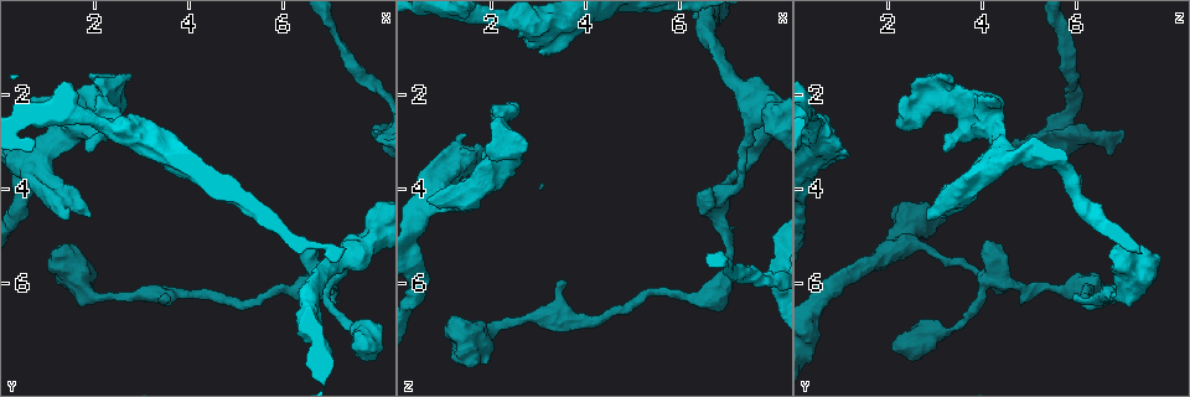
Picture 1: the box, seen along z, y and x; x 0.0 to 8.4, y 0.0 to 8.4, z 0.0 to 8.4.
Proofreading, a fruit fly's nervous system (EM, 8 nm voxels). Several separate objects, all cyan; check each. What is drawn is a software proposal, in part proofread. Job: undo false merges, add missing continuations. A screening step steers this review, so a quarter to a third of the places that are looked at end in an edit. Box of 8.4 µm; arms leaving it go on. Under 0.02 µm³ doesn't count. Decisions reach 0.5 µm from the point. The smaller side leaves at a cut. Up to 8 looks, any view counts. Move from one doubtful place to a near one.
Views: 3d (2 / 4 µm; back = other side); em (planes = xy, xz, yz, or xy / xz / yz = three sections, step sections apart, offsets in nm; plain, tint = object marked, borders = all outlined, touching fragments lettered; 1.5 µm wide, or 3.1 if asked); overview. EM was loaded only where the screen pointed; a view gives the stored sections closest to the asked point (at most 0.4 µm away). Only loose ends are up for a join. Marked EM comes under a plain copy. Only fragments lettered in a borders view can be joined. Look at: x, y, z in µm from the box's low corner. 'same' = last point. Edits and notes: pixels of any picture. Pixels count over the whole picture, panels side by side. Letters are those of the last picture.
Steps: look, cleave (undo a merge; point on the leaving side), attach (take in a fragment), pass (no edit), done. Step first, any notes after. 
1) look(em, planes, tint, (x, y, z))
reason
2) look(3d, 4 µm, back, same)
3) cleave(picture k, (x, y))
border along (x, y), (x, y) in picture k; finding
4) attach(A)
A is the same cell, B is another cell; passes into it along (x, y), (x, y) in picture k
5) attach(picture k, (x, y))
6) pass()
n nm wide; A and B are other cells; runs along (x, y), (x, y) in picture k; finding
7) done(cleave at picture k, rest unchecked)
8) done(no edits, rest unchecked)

look(3d, 4 µm, (3.15, 3.25, 1.15))

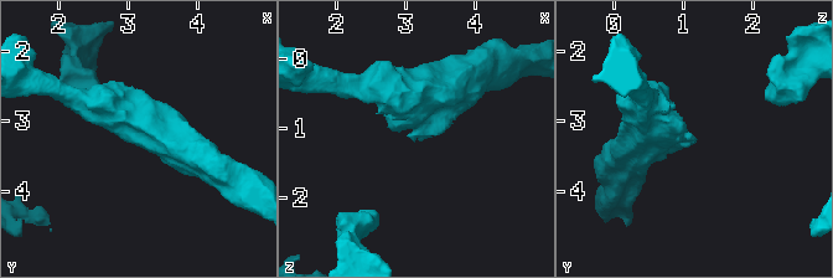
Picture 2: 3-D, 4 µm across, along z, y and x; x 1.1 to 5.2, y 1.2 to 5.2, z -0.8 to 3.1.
look(em, 3.1 µm, planes, borders, (3.10, 3.30, 1.15))
need the tissue

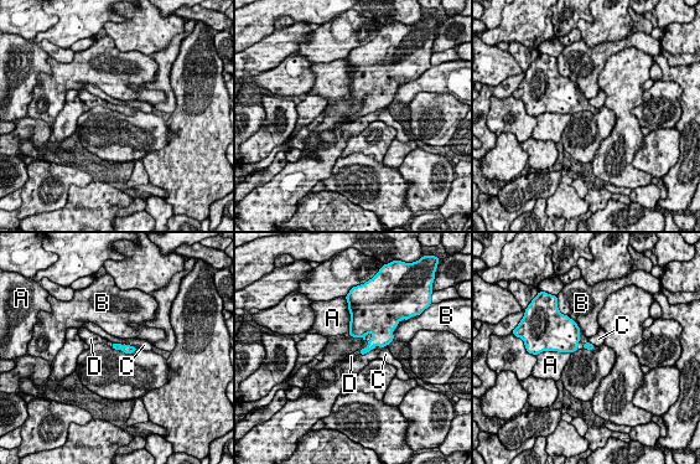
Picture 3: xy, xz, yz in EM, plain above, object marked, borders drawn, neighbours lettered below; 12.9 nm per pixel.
attach(D)
D is the same cell, A, B and C are other cells; the neuron continues

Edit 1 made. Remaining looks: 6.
look(overview)

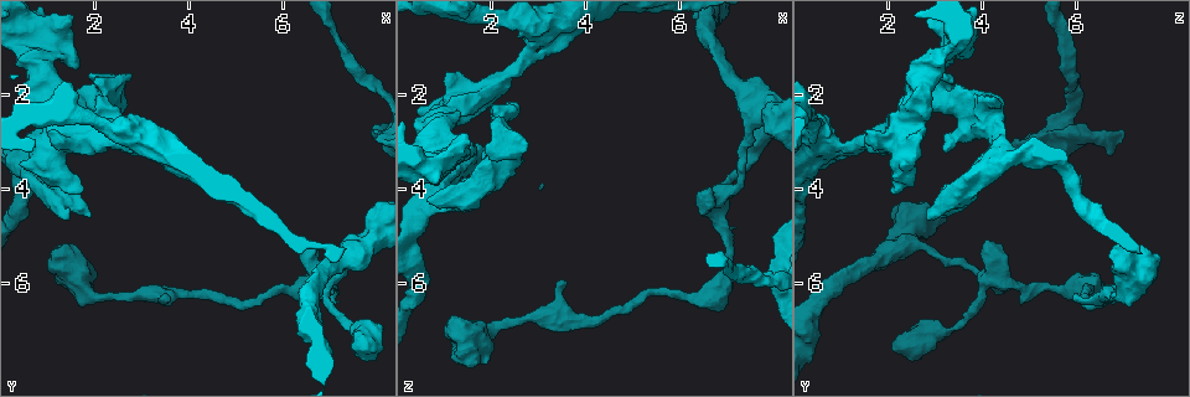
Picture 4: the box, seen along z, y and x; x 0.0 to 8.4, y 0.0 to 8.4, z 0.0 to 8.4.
look(em, xz, step 4, borders, (1.75, 4.00, 2.15))
thick end

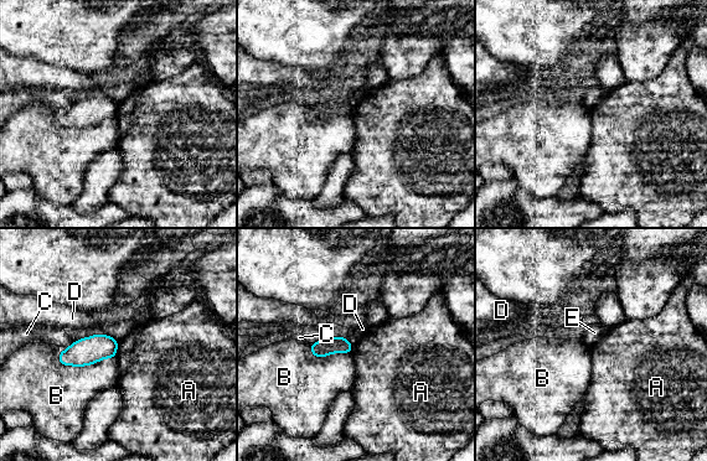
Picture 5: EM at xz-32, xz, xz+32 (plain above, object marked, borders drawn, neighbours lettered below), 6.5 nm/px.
pass()
A, B, C, D and E are other cells; border along (119, 341), (114, 357) in picture 5; no lettered fragment goes on from it

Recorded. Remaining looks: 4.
look(em, xz, step 8, borders, (1.25, 5.35, 6.70))
long arm stops here

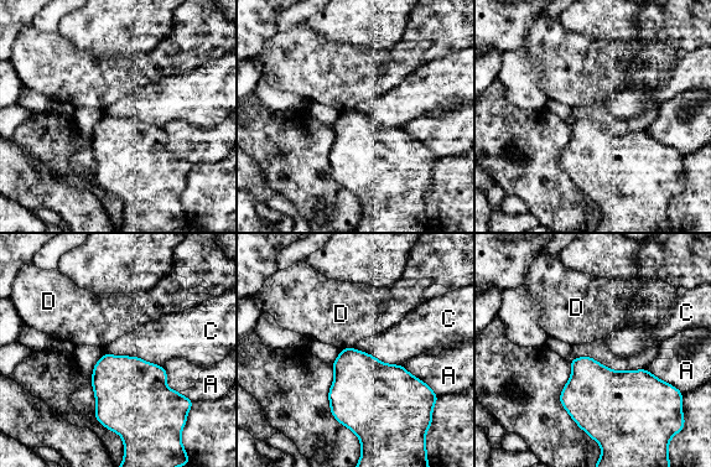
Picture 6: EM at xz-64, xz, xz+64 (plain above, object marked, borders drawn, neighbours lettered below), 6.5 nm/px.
pass()
A, C and D are other cells; border along (104, 352), (138, 356), (162, 367) in picture 6; none of them fits

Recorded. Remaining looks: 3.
done(attach at picture 3, rest unchecked)

